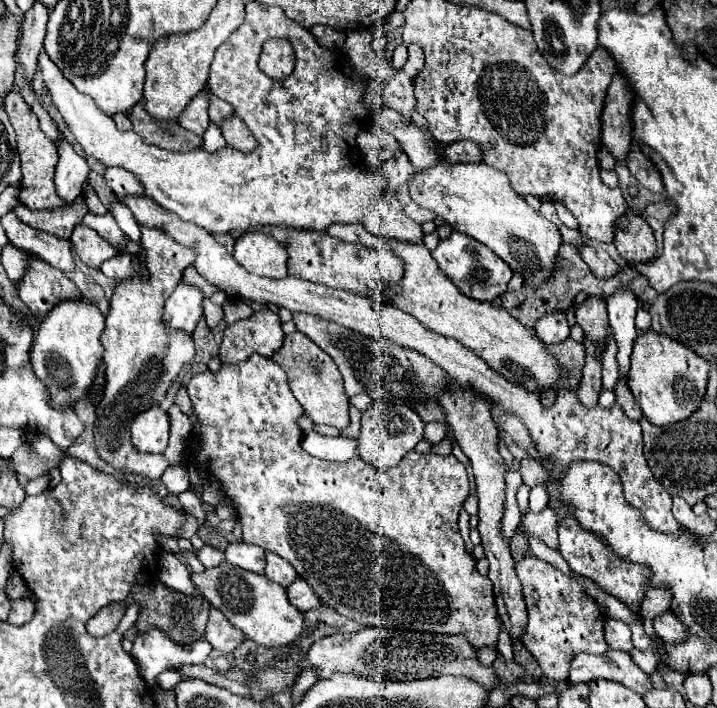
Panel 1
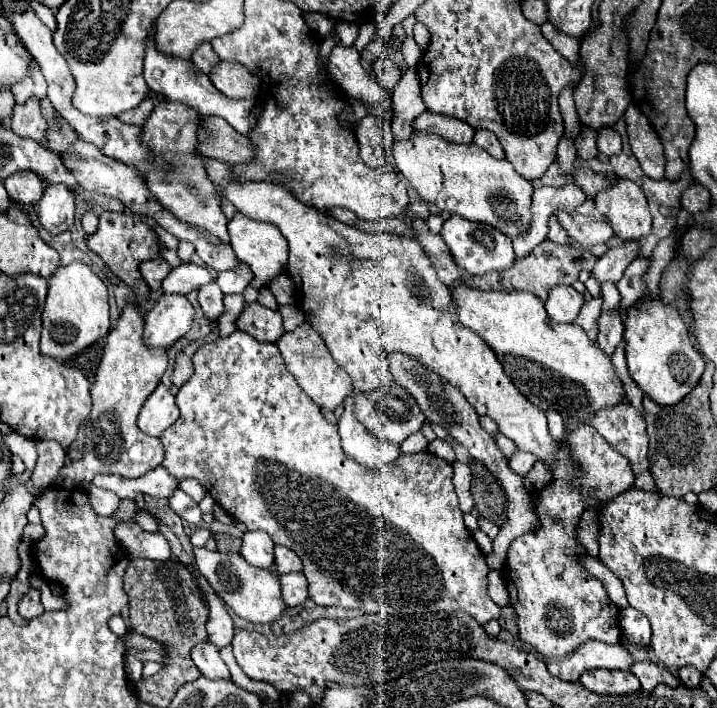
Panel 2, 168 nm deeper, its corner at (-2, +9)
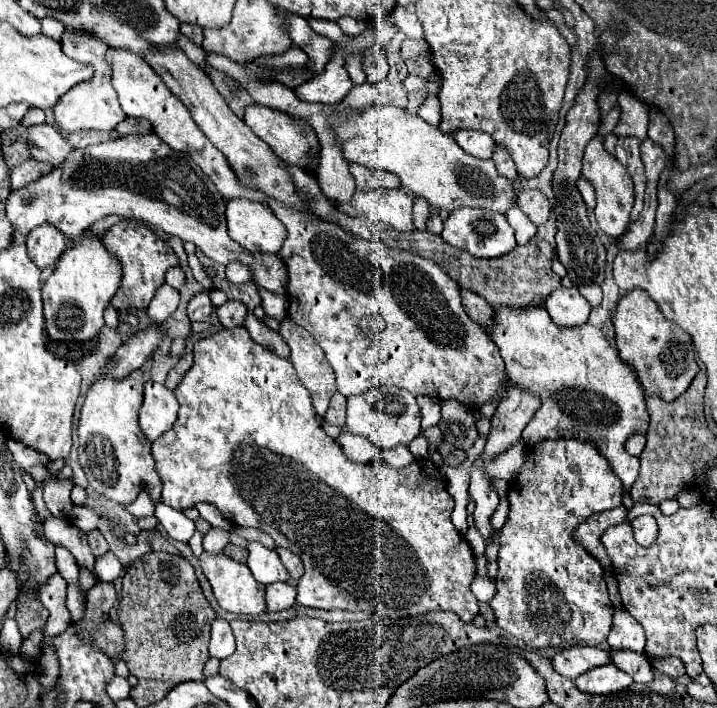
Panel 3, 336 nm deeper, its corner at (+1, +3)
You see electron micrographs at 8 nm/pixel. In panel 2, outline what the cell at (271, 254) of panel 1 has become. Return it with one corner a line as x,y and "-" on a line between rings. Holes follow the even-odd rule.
235,213
235,217
229,221
229,237
231,237
231,247
239,261
249,265
249,269
255,275
253,287
259,287
259,279
275,279
277,275
285,273
287,269
287,255
289,247
285,237
277,227
271,227
271,223
259,223
253,219
247,219
245,215

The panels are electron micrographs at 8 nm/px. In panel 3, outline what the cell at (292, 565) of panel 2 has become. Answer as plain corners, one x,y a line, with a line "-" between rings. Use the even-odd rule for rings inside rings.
276,547
276,553
280,555
282,563
286,565
288,573
290,573
290,583
292,583
292,585
296,585
296,581
298,581
298,579
302,577
302,573
304,573
304,567
302,567
300,557
298,557
298,555
294,555
294,553
292,553
292,551
288,551
288,549
282,549
282,547

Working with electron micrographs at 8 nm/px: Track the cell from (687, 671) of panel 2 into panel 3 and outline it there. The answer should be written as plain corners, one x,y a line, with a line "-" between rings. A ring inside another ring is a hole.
650,657
650,663
652,663
652,667
654,669
658,669
658,671
662,671
664,675
668,675
668,677
672,677
672,679
678,679
678,677
684,677
686,673
684,673
684,665
682,665
682,661
678,659
678,657

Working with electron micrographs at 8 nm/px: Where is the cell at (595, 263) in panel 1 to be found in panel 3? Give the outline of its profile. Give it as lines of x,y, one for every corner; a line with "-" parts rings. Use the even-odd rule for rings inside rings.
518,187
516,189
516,207
520,207
534,225
546,223
546,219
552,213
548,199
538,189

